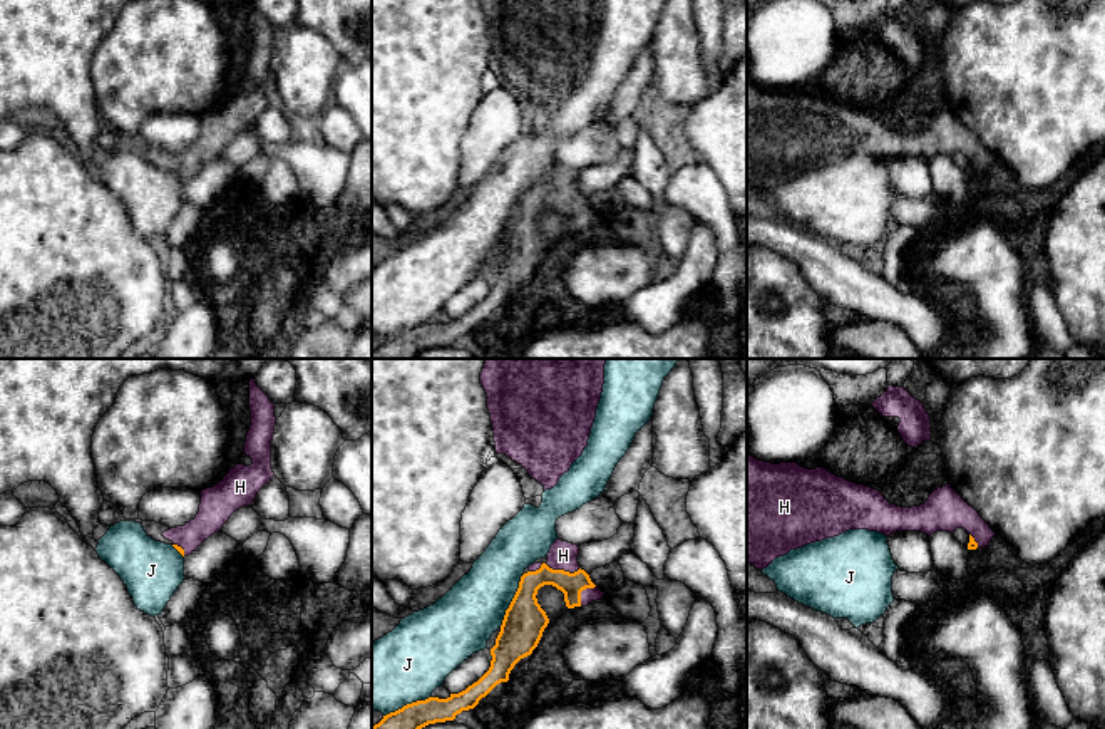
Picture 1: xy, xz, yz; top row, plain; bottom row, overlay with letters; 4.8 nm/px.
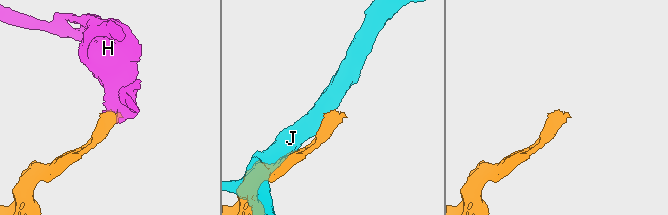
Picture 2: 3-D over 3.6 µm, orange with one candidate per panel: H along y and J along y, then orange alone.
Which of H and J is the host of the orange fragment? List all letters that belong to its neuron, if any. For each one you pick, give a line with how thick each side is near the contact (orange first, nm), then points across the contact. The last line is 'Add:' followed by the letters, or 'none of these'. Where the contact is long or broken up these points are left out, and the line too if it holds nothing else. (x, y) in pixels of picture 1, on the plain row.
H: Thickness 160 nm (orange) against 140 nm. Path across: xz (524, 237), (526, 217), (555, 195), (561, 188), (563, 180)
Add: H

